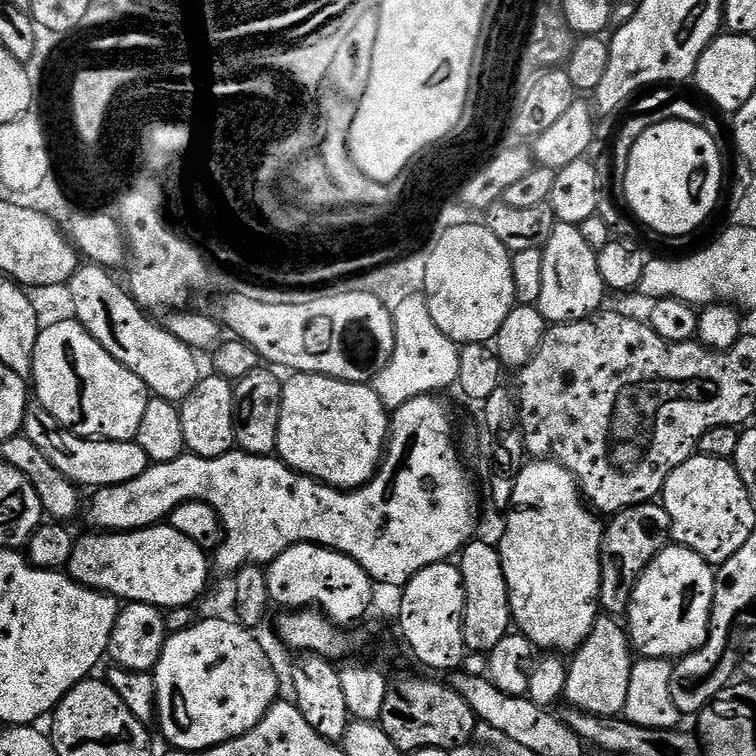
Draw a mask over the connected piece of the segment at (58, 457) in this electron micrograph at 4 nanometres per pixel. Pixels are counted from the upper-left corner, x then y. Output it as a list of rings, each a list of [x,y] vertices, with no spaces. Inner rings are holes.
[[[39,402],[29,403],[25,410],[22,435],[34,442],[66,479],[77,486],[86,486],[88,490],[130,482],[138,478],[138,474],[146,471],[150,463],[146,450],[142,450],[140,444],[131,440],[102,440],[75,436],[67,428],[61,428],[59,422]]]

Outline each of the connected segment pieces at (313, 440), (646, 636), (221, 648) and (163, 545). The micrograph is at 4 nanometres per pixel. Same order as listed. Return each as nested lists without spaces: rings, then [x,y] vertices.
[[[292,374],[289,377],[283,381],[284,397],[275,455],[301,476],[309,476],[331,488],[355,490],[367,484],[384,459],[390,431],[389,409],[378,398],[375,387],[351,384],[329,376]]]
[[[669,543],[644,567],[628,599],[626,631],[637,657],[677,661],[706,642],[712,617],[716,573],[694,550]]]
[[[200,618],[186,630],[171,633],[162,646],[154,679],[161,734],[174,747],[196,754],[258,726],[279,697],[278,678],[265,651],[239,622]]]
[[[166,522],[154,524],[150,528],[138,528],[134,532],[106,532],[88,534],[75,541],[68,559],[67,575],[77,580],[82,586],[93,588],[95,592],[104,592],[121,602],[134,604],[153,604],[161,610],[187,608],[195,605],[204,596],[209,587],[209,553],[198,547],[186,534],[178,534]]]

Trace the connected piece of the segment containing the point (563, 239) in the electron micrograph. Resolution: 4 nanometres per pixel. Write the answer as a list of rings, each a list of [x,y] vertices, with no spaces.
[[[561,224],[554,226],[554,234],[550,234],[550,242],[546,242],[542,249],[542,294],[538,305],[541,314],[549,325],[571,324],[574,320],[586,320],[601,311],[606,289],[602,282],[602,274],[598,274],[597,249],[583,236],[581,229],[574,224]]]

